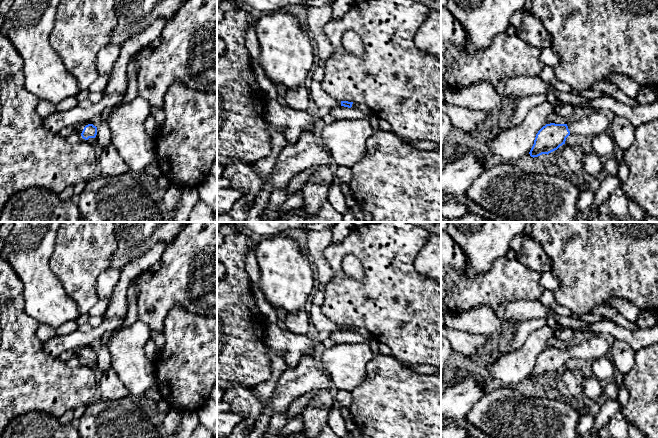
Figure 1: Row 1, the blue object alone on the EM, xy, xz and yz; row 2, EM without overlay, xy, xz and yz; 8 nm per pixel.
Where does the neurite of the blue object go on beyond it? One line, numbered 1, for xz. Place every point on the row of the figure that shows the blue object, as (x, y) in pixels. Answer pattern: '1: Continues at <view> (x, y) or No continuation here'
1: No continuation here

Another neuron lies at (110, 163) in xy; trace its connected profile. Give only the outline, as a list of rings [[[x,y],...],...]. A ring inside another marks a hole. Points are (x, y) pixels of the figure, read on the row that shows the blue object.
[[[113,144],[99,150],[98,166],[101,176],[118,176],[131,172]]]

